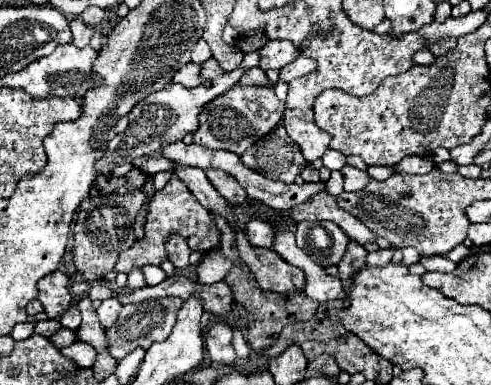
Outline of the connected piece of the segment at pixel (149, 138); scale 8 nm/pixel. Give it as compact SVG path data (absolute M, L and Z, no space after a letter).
M252 51L252 53L246 53L244 55L240 67L236 71L230 71L230 73L222 73L220 77L216 77L210 85L198 85L198 87L184 87L180 83L174 83L166 89L162 89L160 93L152 93L150 97L142 99L134 109L132 113L128 115L130 119L130 125L126 129L126 133L120 135L120 149L118 151L106 151L106 155L96 163L96 169L98 173L102 175L110 175L110 167L116 165L116 163L128 163L128 161L134 161L136 157L142 157L142 155L154 155L156 151L160 151L164 145L170 145L170 143L178 143L184 139L184 135L188 133L194 133L198 129L198 115L202 111L202 107L212 101L214 97L220 97L222 93L226 93L228 89L232 89L240 77L252 69L252 67L258 67L258 51Z

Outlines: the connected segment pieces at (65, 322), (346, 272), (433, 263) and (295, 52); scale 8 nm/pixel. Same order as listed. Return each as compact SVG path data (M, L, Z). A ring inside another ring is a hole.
M70 305L60 317L60 325L66 327L66 329L76 331L80 327L80 309L76 305Z
M356 241L348 243L346 253L338 263L338 269L340 269L338 277L340 277L344 287L350 287L354 273L366 265L366 255L368 255L368 251L360 243L356 243Z
M432 255L432 257L422 257L422 265L428 271L436 271L436 273L450 273L454 271L454 263L442 255Z
M268 41L260 49L260 69L282 69L284 65L292 63L296 57L300 57L300 49L290 41Z

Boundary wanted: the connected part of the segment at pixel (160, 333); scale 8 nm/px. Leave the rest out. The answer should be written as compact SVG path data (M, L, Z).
M162 297L162 299L146 299L140 303L132 303L132 305L124 305L120 311L118 321L106 329L106 339L108 339L108 349L112 353L114 359L122 359L126 357L130 351L134 351L138 345L142 349L150 349L152 343L158 341L166 341L166 337L170 335L174 321L176 321L176 313L182 305L180 297Z

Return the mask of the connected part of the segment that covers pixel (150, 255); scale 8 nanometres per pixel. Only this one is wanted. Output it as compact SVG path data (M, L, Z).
M172 177L166 183L166 187L162 191L156 191L156 195L152 197L144 229L146 229L144 239L134 243L128 251L122 251L118 255L118 263L116 263L114 271L130 273L130 269L134 269L134 267L142 269L144 265L160 265L166 259L164 245L172 233L182 235L192 251L202 249L202 253L214 249L220 241L220 233L218 233L212 217L206 213L206 209L198 203L198 199L190 193L190 189L178 177Z

